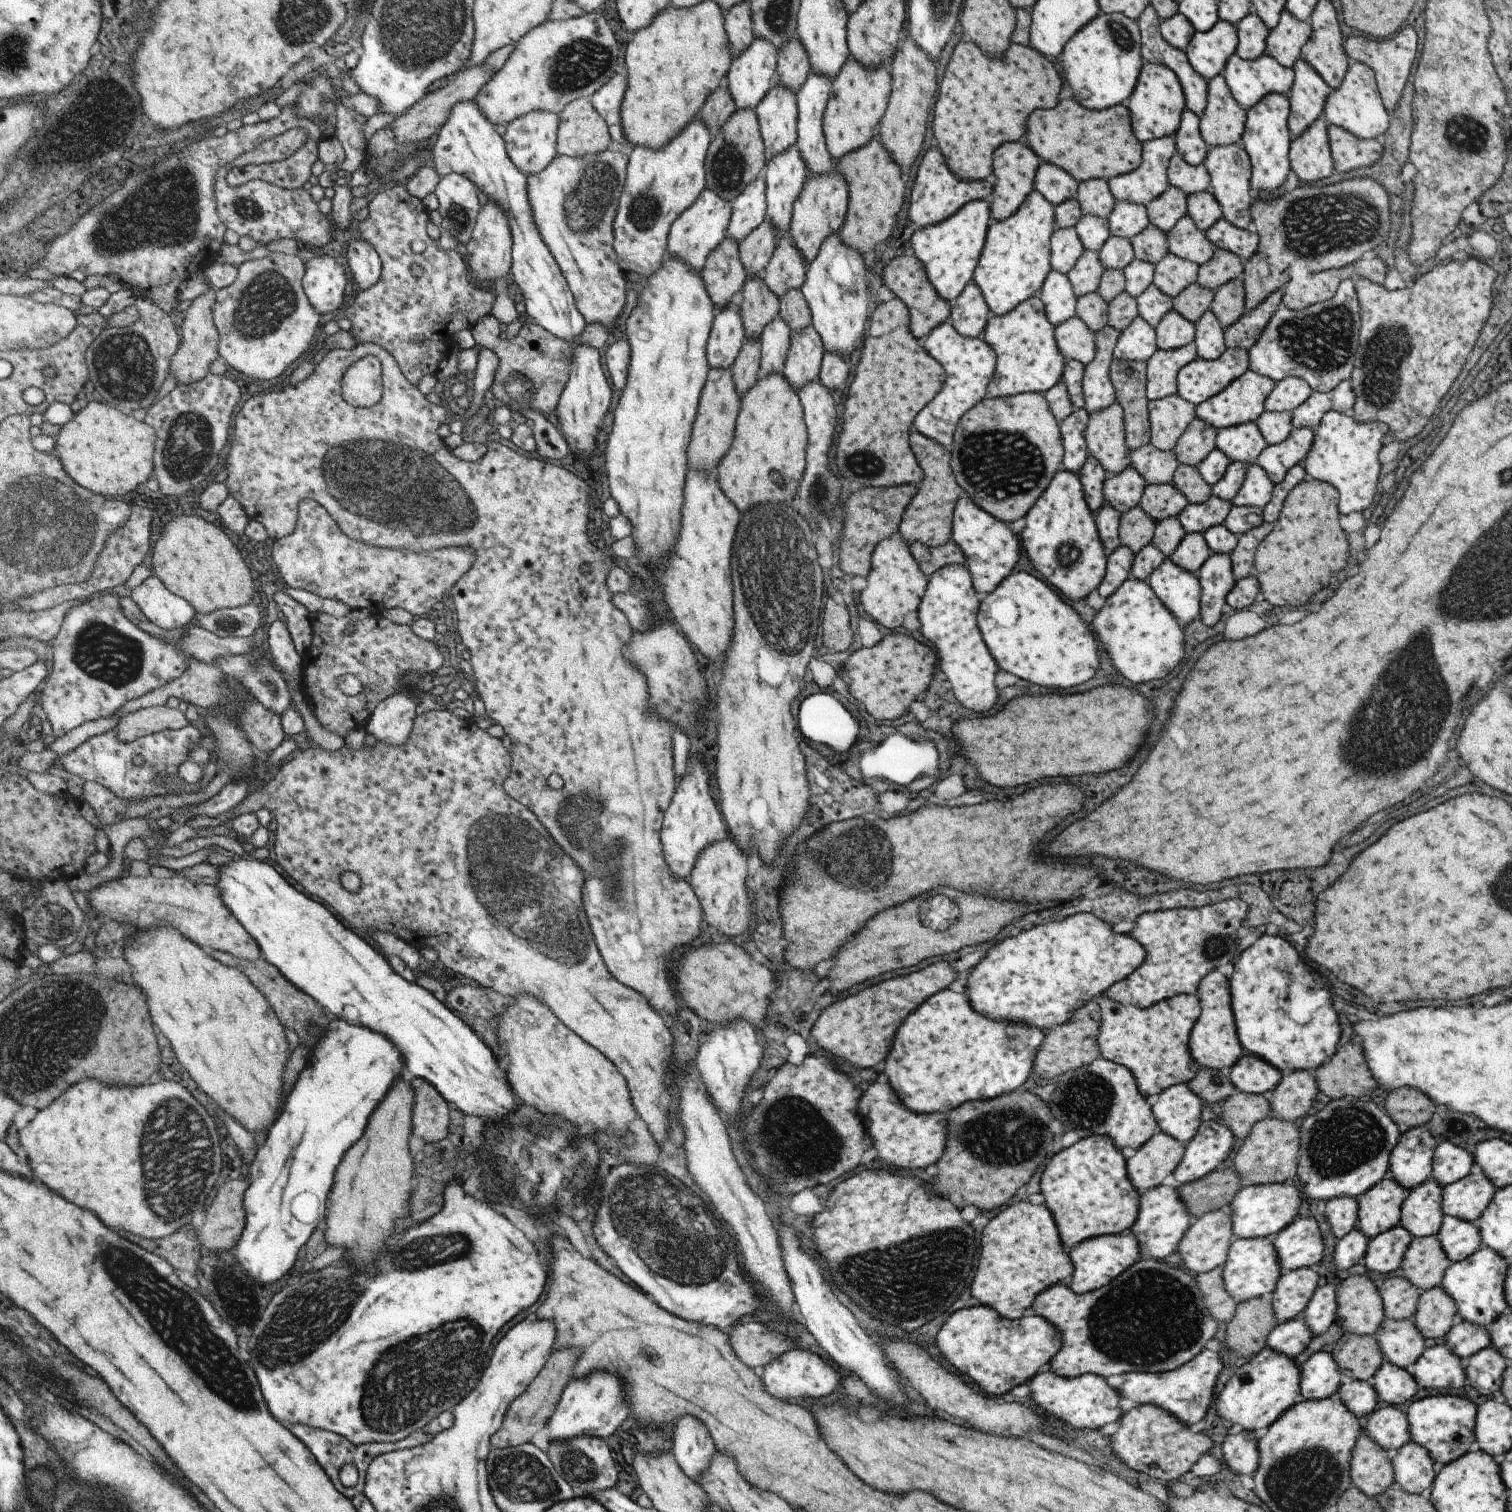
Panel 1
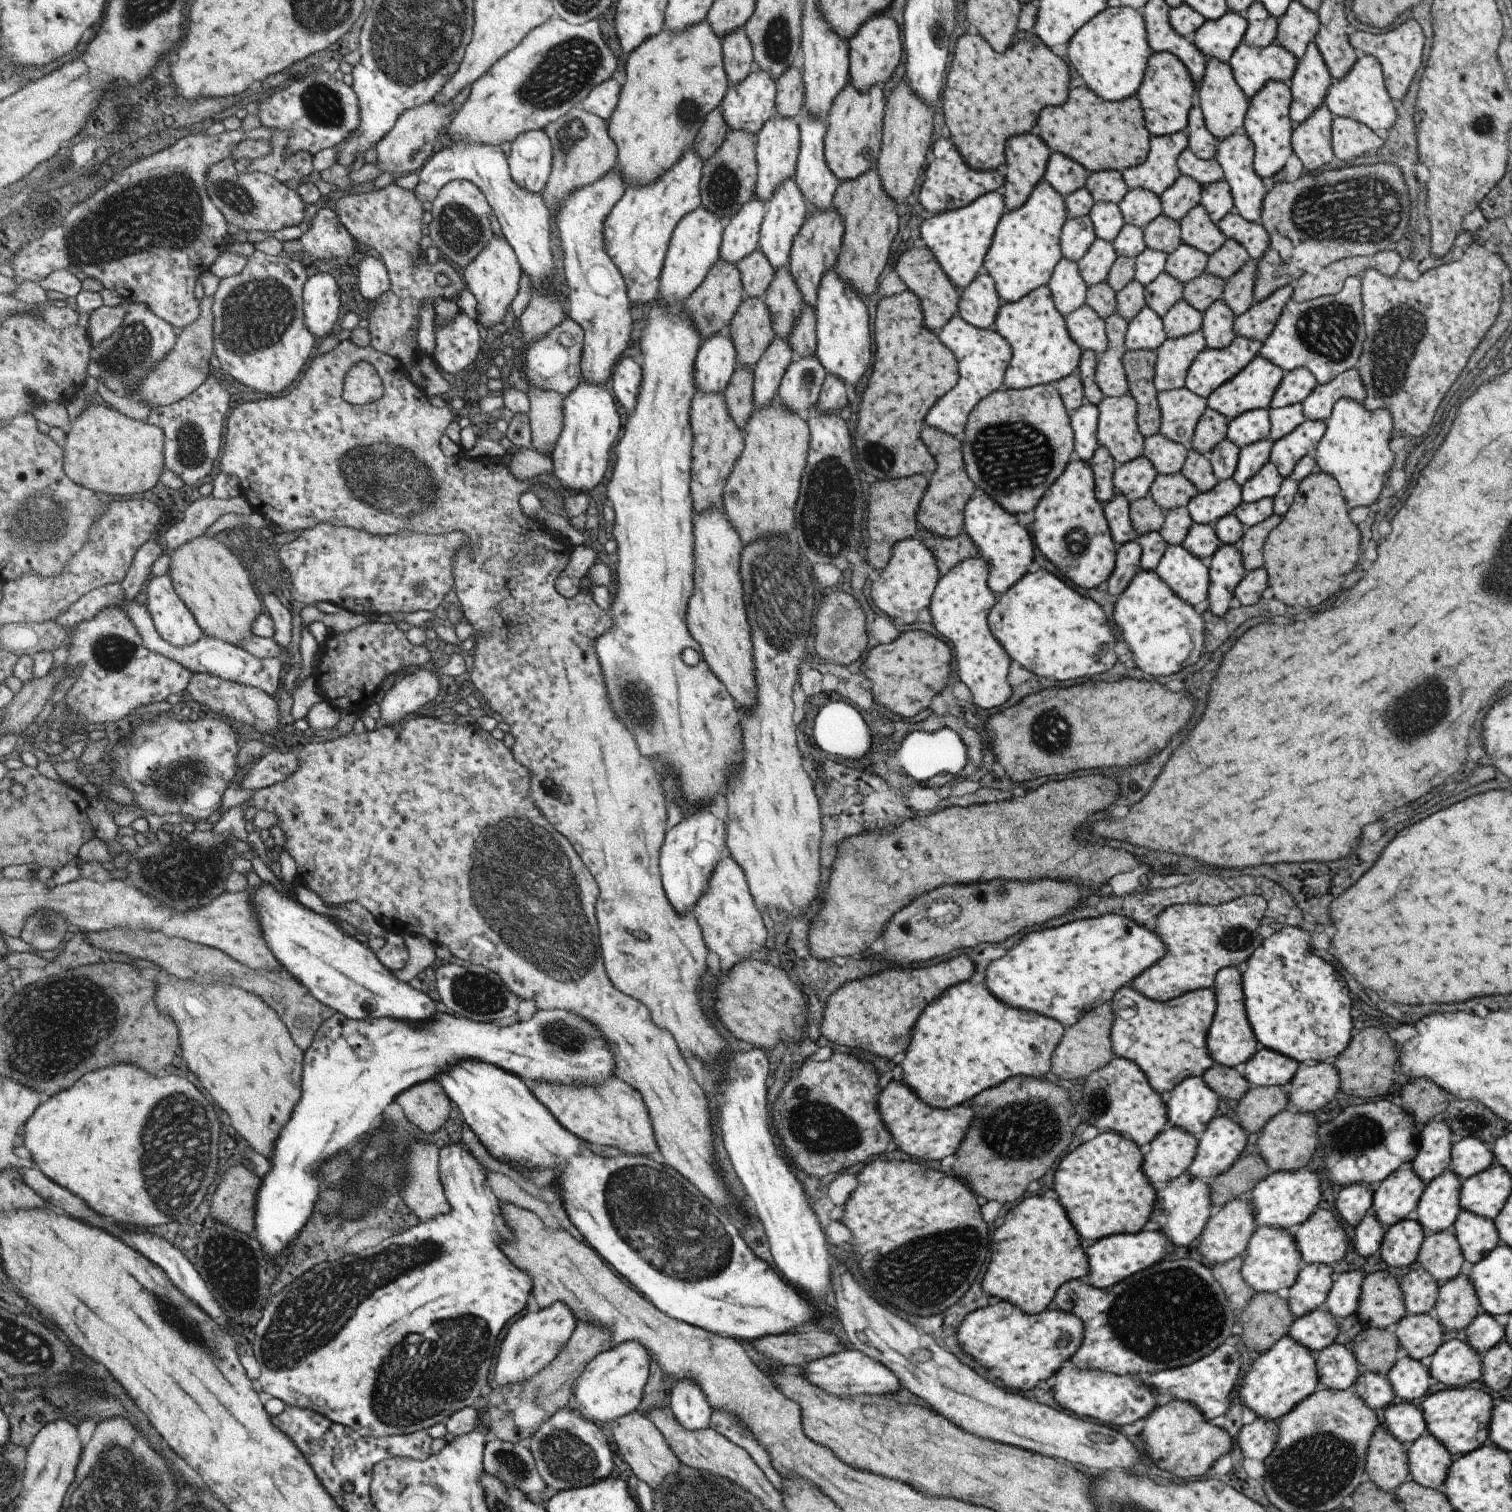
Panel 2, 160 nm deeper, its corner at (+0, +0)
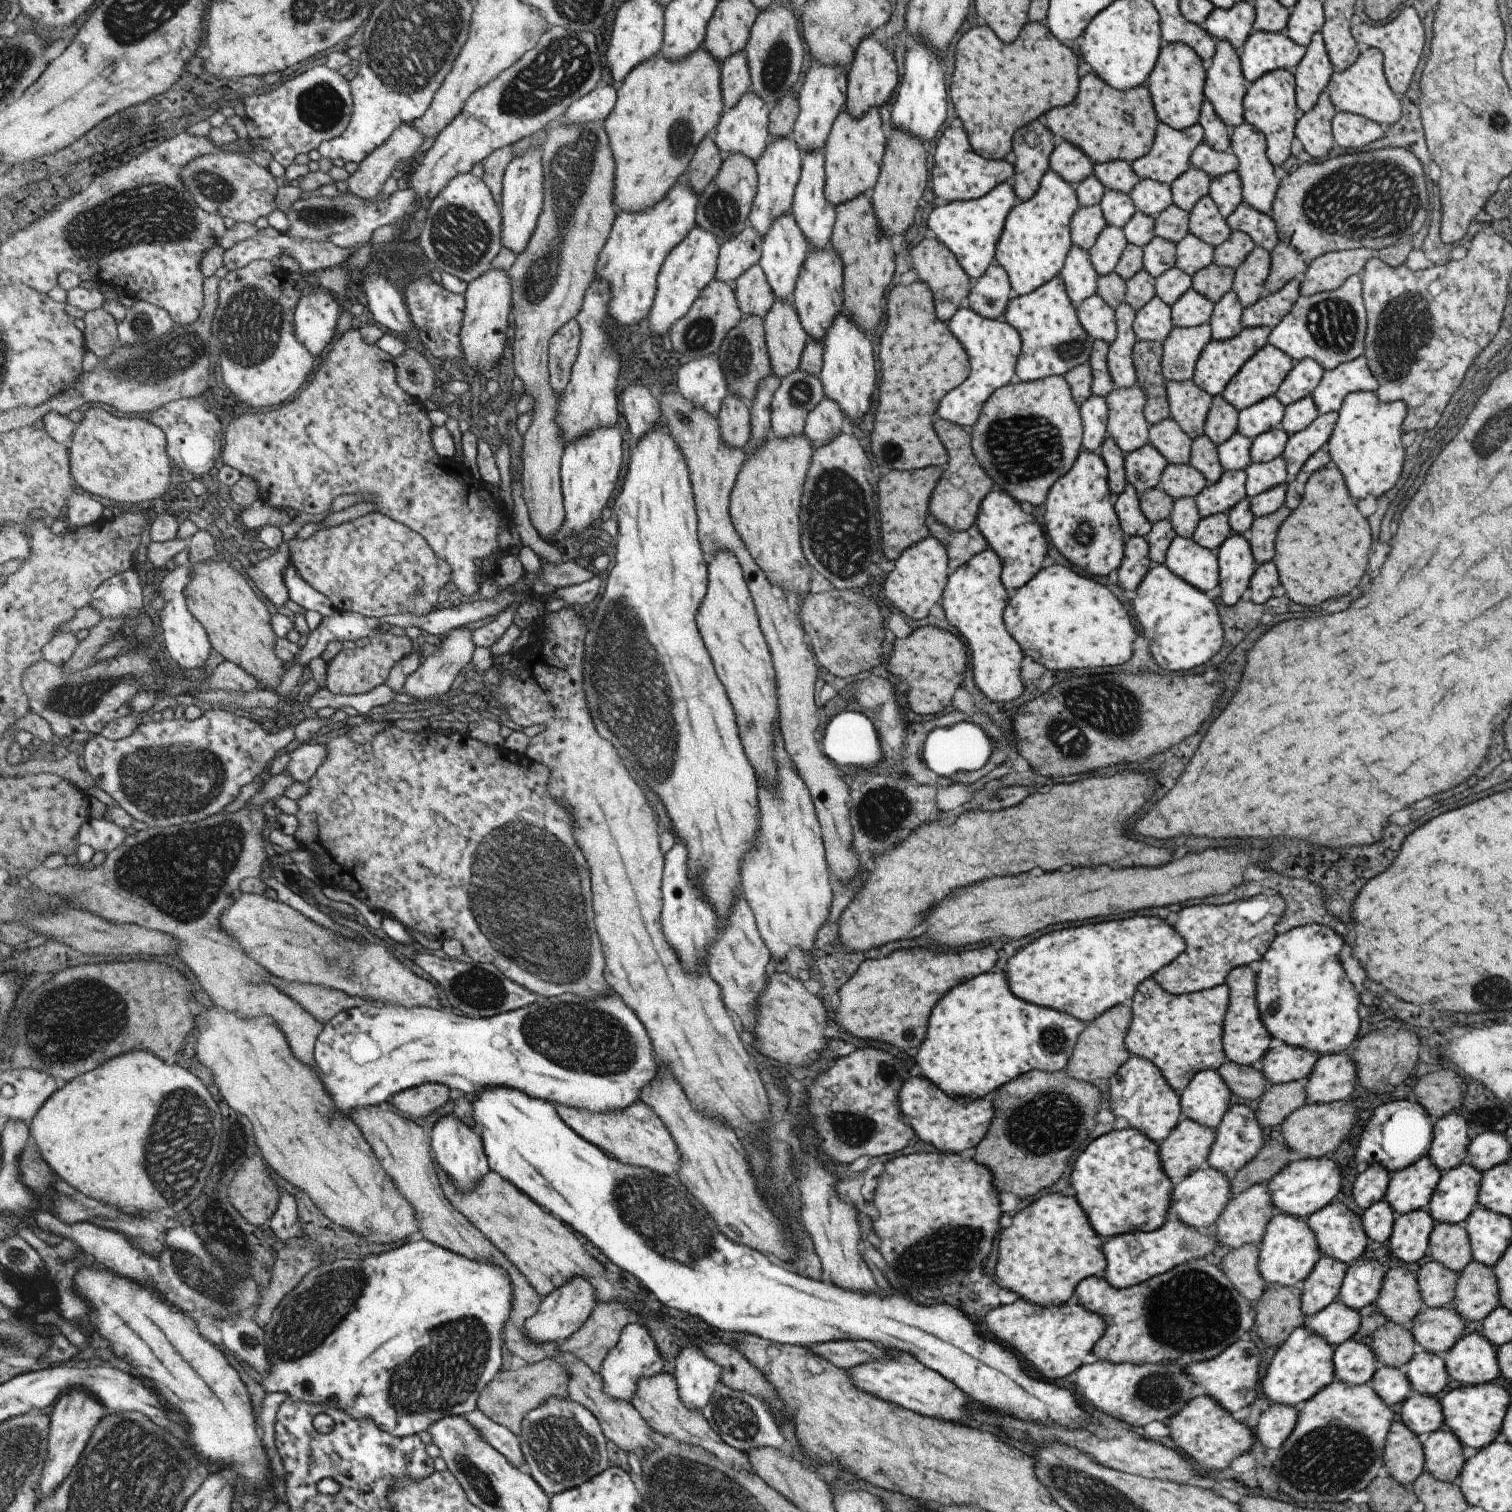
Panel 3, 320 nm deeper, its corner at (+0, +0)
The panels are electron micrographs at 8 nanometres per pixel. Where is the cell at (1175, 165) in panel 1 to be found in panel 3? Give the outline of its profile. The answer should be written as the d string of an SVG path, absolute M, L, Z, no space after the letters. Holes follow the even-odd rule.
M1199 143L1189 157L1191 166L1203 170L1211 178L1235 171L1238 162L1230 151L1216 151L1205 143Z

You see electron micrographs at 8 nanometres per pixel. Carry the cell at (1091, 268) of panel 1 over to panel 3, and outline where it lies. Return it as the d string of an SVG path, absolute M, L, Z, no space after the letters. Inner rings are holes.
M1107 224L1103 227L1087 252L1098 276L1106 275L1114 270L1127 243L1121 227Z

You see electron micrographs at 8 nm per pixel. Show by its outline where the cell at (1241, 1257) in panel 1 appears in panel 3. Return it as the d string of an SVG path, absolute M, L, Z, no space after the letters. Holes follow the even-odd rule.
M1278 1213L1267 1222L1258 1247L1257 1272L1266 1286L1300 1285L1320 1258L1319 1250L1315 1246L1315 1234L1309 1230L1305 1219L1295 1218L1289 1214Z

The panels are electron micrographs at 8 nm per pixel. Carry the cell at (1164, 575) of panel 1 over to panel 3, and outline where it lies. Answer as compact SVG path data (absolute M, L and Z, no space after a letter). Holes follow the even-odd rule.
M1175 536L1167 547L1163 565L1204 593L1218 585L1216 553L1195 544L1191 538Z

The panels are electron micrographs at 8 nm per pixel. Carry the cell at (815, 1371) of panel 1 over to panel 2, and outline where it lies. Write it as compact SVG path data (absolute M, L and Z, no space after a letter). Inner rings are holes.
M841 1351L819 1360L811 1361L800 1367L804 1377L825 1392L848 1397L849 1395L883 1395L890 1397L893 1392L902 1388L899 1379L879 1361L865 1356L859 1351Z

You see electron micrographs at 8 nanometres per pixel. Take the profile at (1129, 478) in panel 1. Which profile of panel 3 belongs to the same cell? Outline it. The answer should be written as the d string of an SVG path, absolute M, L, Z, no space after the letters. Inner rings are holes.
M1145 443L1124 455L1126 481L1139 496L1147 489L1159 486L1161 473L1167 463L1154 446Z

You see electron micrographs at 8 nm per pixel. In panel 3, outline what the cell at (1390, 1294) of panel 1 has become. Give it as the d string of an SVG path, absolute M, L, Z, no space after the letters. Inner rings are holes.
M1429 1260L1417 1272L1417 1290L1423 1302L1423 1308L1446 1307L1453 1299L1457 1273L1443 1268L1439 1262Z

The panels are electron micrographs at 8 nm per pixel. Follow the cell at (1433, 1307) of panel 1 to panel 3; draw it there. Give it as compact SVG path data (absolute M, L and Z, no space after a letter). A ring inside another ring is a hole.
M1471 1260L1461 1273L1457 1273L1449 1306L1461 1316L1463 1322L1483 1320L1495 1310L1498 1307L1497 1284L1491 1267Z

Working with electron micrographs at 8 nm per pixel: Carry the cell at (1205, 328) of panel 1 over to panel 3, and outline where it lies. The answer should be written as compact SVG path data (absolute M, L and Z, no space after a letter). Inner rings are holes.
M1233 289L1227 291L1214 305L1210 316L1210 333L1216 341L1229 340L1232 336L1237 336L1239 331L1243 328L1241 324L1240 314L1242 313L1242 306L1238 301L1237 295Z

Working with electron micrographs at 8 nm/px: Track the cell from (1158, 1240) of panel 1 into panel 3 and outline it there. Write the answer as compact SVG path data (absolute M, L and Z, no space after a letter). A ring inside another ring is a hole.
M1204 1166L1195 1172L1180 1179L1171 1188L1171 1199L1169 1200L1169 1208L1167 1208L1168 1218L1173 1218L1183 1222L1185 1226L1191 1226L1195 1229L1206 1229L1215 1220L1219 1218L1219 1214L1223 1212L1225 1204L1229 1202L1229 1182L1221 1172Z

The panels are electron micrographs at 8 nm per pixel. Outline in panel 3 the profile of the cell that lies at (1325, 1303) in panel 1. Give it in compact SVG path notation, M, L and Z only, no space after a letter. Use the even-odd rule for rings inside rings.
M1359 1259L1353 1261L1346 1268L1343 1276L1337 1300L1351 1308L1359 1311L1367 1305L1371 1305L1377 1298L1377 1290L1381 1288L1383 1270L1375 1260Z

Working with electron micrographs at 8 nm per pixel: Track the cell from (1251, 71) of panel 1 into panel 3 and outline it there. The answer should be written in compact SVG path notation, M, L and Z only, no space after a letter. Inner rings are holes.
M1252 31L1241 45L1239 60L1247 84L1275 69L1293 70L1306 47L1293 42L1285 32Z

